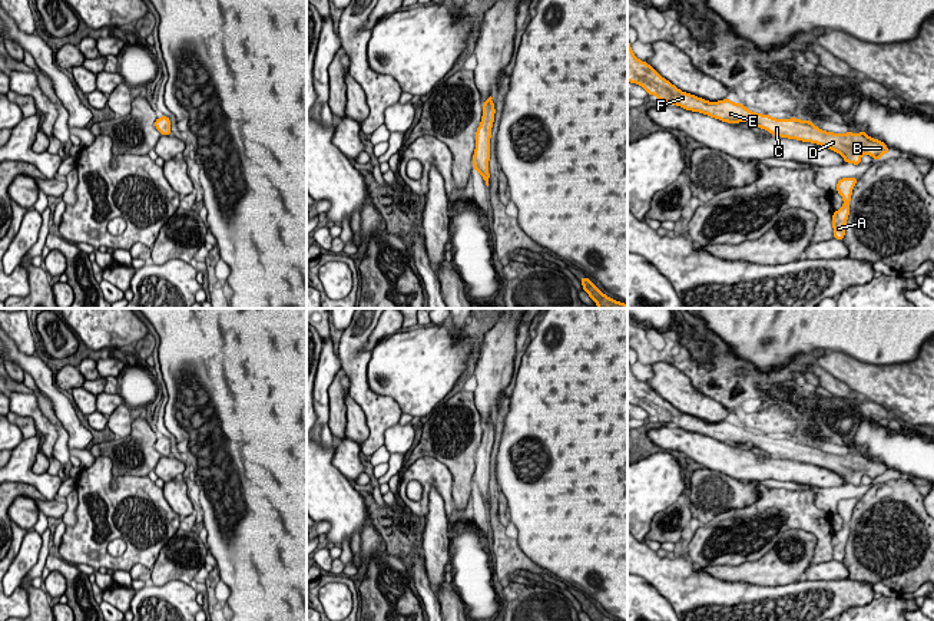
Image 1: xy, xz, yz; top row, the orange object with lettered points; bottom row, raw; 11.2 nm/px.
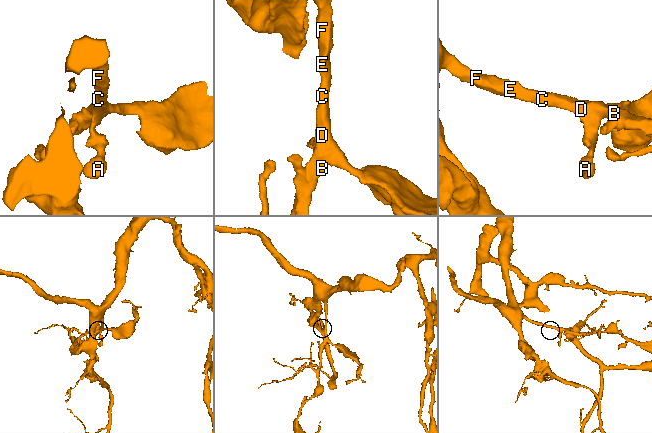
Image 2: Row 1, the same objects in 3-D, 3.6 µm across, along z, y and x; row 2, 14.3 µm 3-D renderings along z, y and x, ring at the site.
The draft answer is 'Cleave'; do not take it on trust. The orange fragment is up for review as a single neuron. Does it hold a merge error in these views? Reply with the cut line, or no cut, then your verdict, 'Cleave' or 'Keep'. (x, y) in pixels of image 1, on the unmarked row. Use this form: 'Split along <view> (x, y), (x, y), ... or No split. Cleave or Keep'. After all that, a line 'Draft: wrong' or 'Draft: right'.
No split. Keep
Draft: wrong

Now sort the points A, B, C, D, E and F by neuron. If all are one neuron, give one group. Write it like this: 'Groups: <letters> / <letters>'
Groups: A B C D E F

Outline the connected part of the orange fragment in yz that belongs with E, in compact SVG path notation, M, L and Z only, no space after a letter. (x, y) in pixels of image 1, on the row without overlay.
M627 361L627 403L640 406L649 416L659 422L678 426L686 432L699 433L728 445L752 443L756 449L768 452L774 458L796 460L825 468L839 475L847 485L860 486L861 478L868 475L875 482L890 473L888 468L878 460L861 455L834 455L817 449L809 442L776 440L769 436L754 435L742 425L723 420L708 423L695 416L679 412L662 399L650 386L639 381L632 373Z

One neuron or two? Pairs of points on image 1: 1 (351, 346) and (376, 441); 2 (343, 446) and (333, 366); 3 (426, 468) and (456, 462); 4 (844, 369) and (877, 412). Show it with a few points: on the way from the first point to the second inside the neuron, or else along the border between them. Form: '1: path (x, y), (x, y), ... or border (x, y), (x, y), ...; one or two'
1: path (355, 369), (360, 392), (376, 408), (376, 418); one
2: border (334, 438), (331, 443); two
3: border (410, 463), (439, 459), (453, 496); two
4: border (861, 397), (881, 405), (894, 416); two

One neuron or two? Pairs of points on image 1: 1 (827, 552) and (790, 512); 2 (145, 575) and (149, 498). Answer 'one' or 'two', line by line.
1: one
2: two

